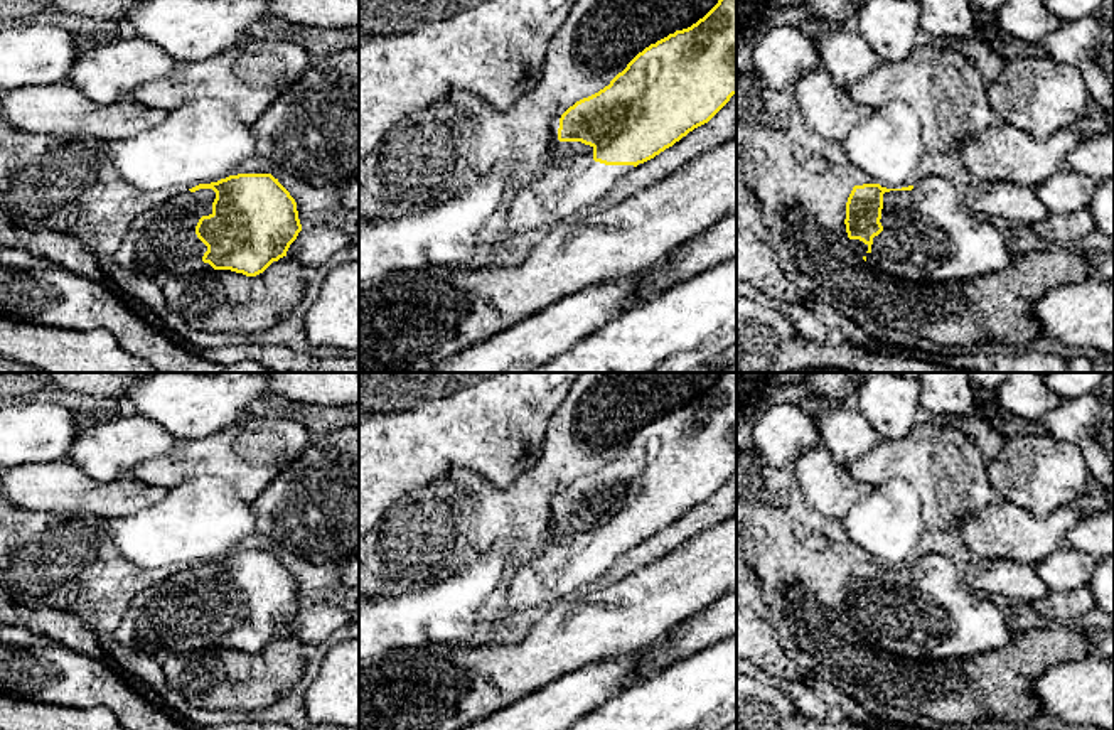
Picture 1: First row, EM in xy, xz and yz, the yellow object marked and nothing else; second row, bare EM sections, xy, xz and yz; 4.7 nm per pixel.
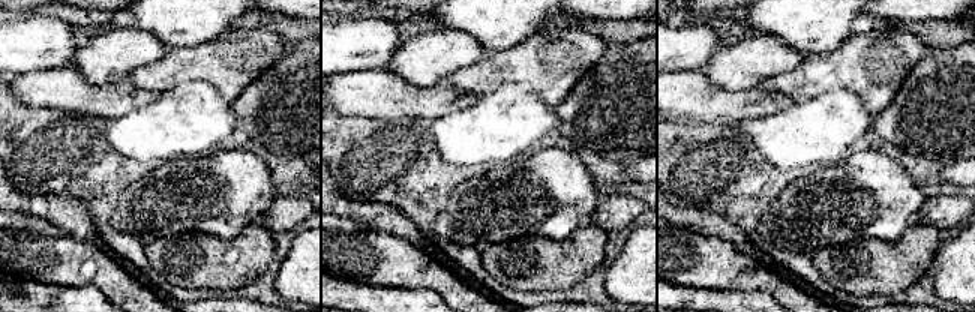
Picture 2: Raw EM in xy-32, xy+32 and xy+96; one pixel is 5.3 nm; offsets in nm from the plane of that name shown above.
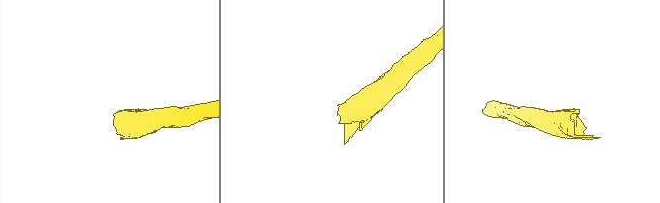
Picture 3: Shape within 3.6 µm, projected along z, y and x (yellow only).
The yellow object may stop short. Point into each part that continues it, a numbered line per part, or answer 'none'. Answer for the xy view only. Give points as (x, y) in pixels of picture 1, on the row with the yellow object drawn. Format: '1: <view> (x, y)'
1: xy (160, 241)

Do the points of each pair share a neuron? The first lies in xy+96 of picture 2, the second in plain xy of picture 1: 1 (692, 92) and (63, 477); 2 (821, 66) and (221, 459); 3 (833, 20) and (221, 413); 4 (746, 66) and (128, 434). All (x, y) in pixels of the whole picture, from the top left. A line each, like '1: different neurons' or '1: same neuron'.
1: same neuron
2: same neuron
3: same neuron
4: same neuron

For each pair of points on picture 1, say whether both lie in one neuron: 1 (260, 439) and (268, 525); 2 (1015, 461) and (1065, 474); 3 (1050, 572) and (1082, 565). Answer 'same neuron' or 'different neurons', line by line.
1: different neurons
2: same neuron
3: same neuron

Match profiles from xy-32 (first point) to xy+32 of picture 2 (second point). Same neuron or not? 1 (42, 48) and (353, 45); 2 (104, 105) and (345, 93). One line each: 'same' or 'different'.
1: same
2: same

